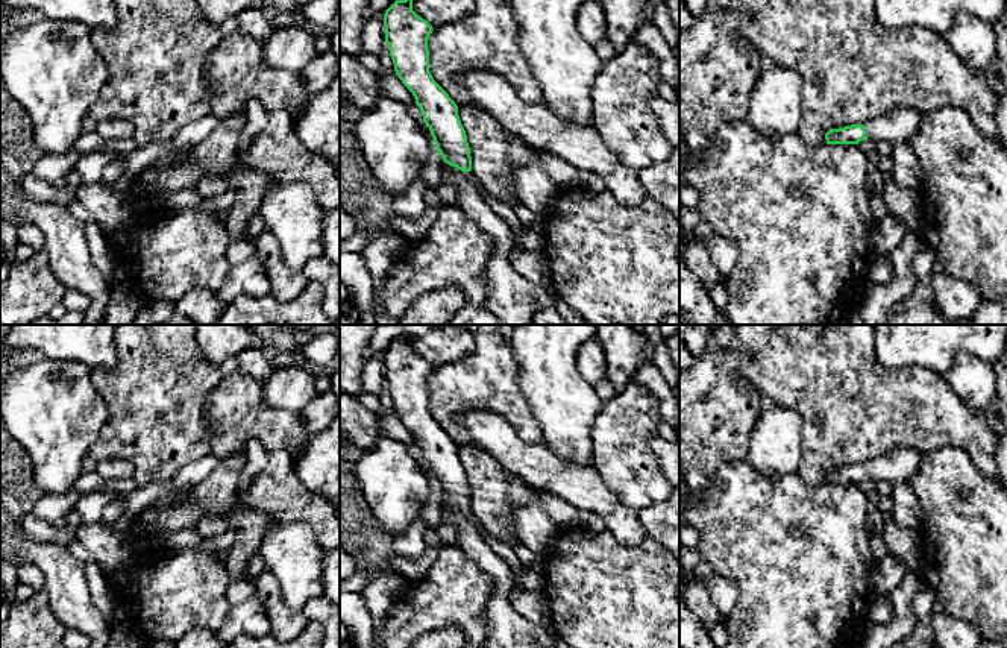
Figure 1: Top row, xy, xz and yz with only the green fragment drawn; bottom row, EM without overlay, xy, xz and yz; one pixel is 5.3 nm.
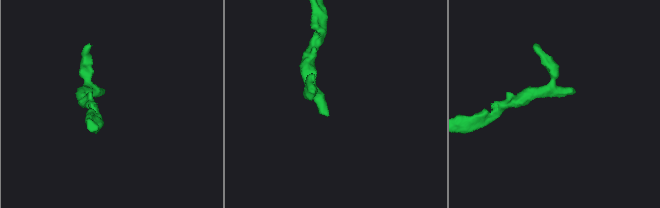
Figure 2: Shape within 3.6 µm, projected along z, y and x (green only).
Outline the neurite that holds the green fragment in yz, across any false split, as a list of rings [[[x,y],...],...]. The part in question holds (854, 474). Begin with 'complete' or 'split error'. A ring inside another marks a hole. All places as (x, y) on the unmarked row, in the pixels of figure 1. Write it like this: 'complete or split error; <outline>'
split error; [[[911,448],[893,449],[863,464],[831,469],[825,473],[825,480],[827,484],[858,484],[866,478],[875,483],[884,480],[892,484],[908,481],[919,467],[924,454]]]

